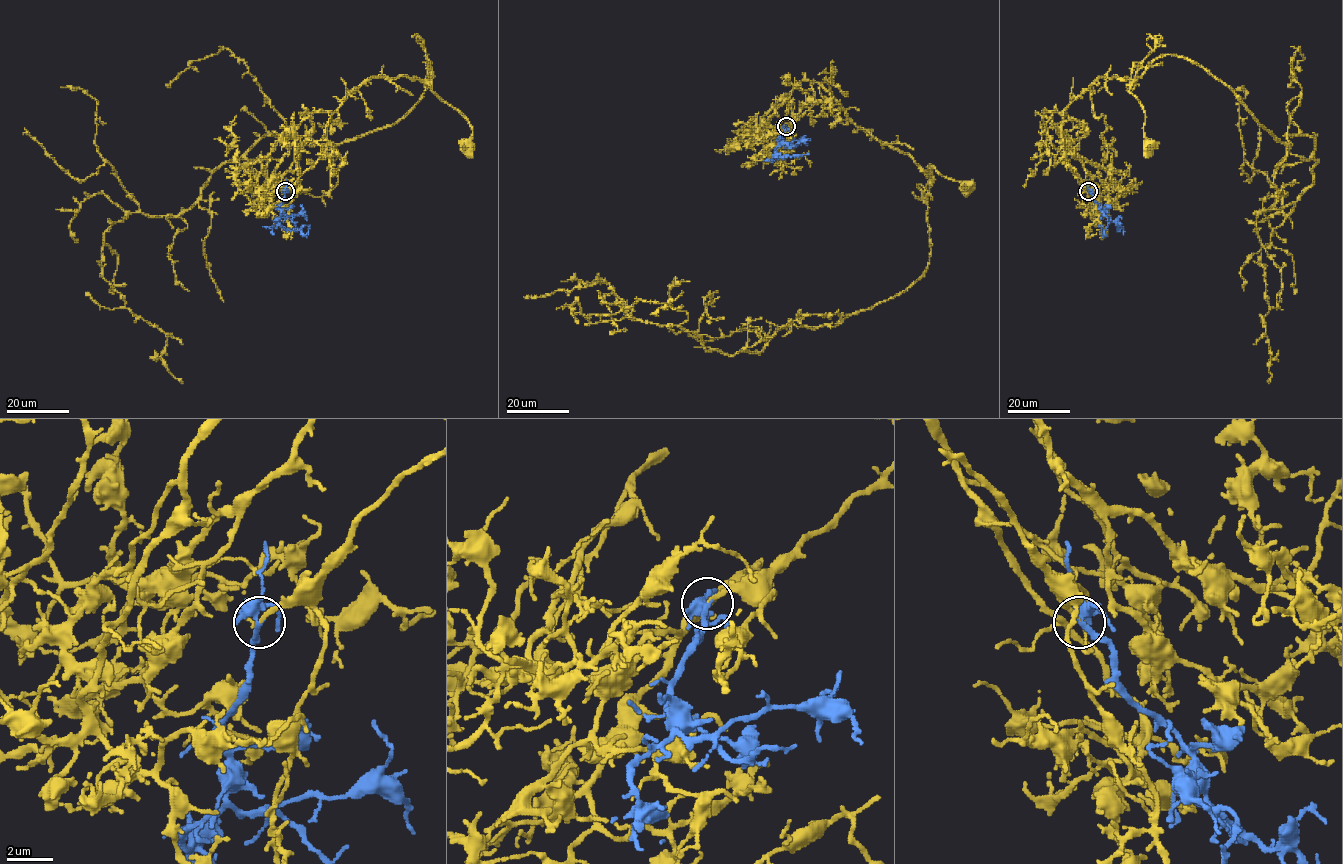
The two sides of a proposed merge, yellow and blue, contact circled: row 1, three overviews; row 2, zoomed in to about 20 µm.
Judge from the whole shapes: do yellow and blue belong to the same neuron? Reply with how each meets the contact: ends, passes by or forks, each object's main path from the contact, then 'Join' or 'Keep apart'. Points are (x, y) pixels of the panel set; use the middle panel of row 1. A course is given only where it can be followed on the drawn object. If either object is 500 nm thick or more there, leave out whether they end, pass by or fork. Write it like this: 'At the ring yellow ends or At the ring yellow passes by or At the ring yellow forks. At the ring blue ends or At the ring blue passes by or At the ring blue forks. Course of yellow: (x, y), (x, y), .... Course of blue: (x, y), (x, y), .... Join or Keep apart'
At the ring yellow ends. At the ring blue forks. Course of yellow: (785, 126), (834, 99), (926, 173), (933, 166), (968, 185). Course of blue: (785, 126), (775, 151), (782, 156), (809, 152). Join

